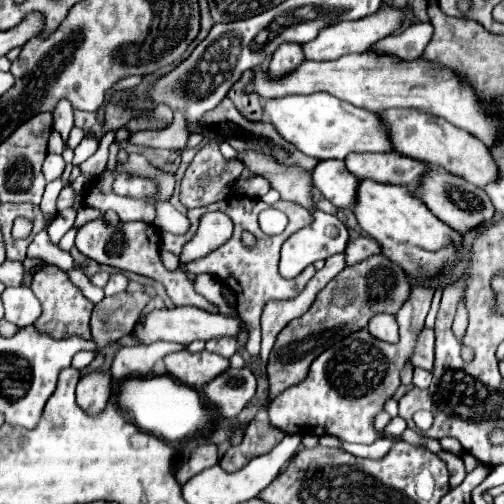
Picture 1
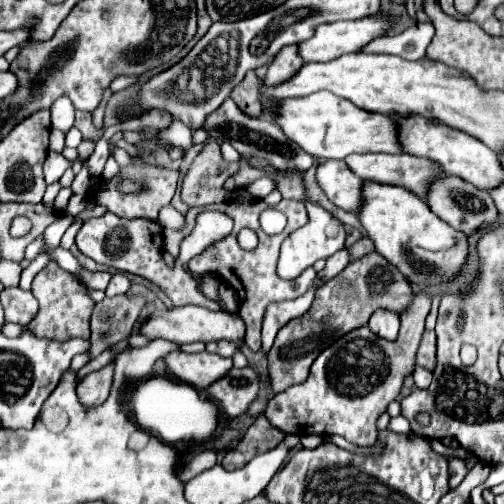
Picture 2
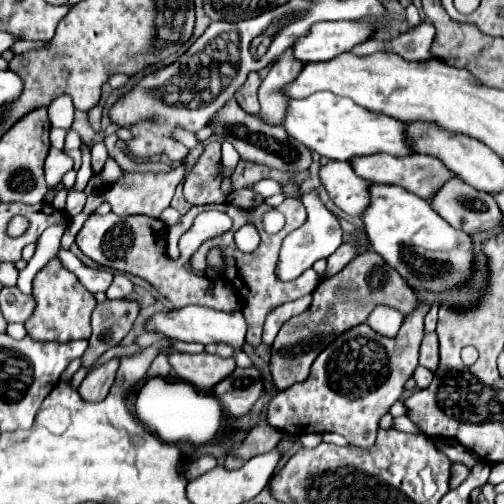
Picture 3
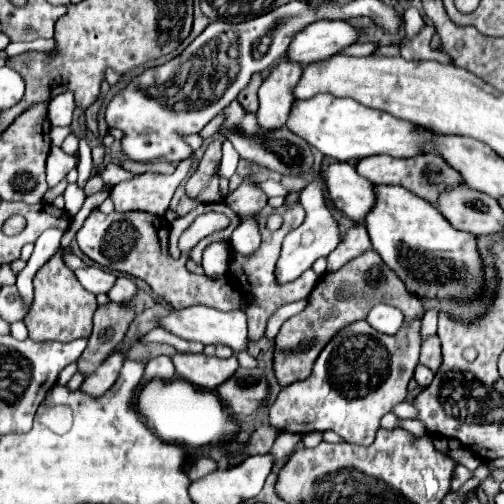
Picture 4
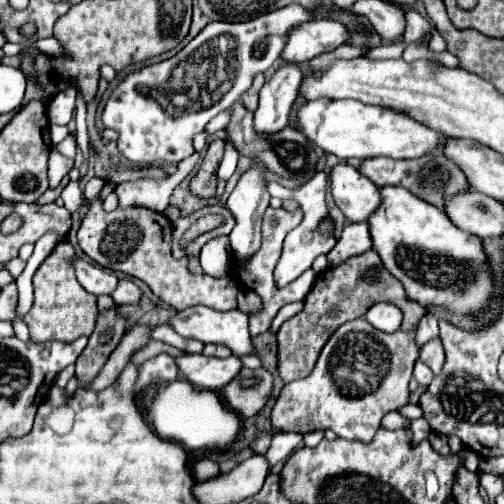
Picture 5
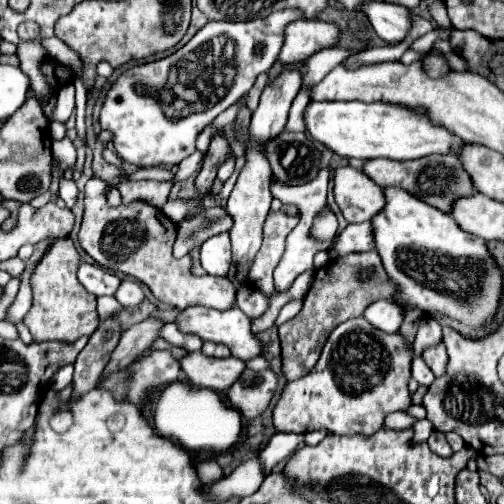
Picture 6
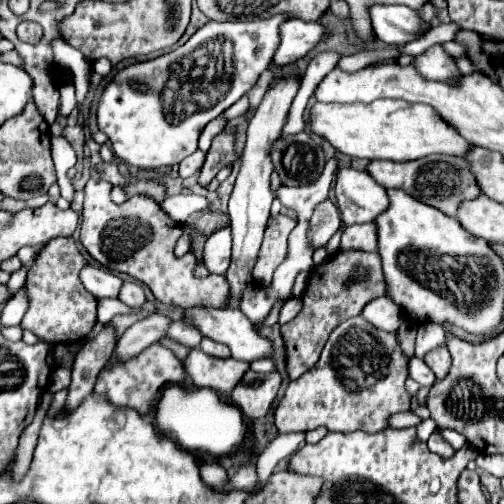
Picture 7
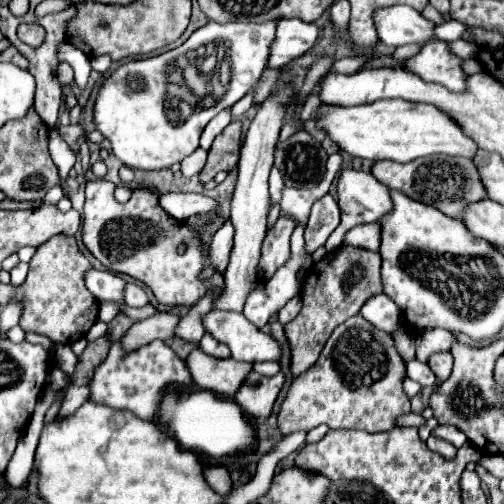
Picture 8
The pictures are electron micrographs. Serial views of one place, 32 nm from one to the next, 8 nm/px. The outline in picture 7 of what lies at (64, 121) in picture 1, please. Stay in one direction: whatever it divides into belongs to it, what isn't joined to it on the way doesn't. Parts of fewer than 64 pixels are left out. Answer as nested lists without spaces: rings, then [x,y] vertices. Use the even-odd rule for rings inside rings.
[[[64,84],[60,86],[60,104],[58,104],[58,118],[68,118],[70,112],[76,108],[76,98],[74,98],[74,86]]]

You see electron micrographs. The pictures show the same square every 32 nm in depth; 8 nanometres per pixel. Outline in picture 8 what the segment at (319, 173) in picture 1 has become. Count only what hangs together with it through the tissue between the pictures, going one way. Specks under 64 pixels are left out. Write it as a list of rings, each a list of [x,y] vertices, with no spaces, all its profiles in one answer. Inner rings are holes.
[[[344,168],[340,170],[338,176],[338,206],[340,206],[340,214],[342,214],[342,222],[340,226],[330,234],[328,242],[326,242],[326,250],[334,252],[336,248],[340,248],[340,242],[344,238],[344,232],[348,232],[352,226],[356,224],[366,224],[366,222],[378,222],[386,212],[392,210],[392,198],[390,192],[384,184],[380,184],[374,176],[370,176],[368,172],[358,172],[352,168]]]

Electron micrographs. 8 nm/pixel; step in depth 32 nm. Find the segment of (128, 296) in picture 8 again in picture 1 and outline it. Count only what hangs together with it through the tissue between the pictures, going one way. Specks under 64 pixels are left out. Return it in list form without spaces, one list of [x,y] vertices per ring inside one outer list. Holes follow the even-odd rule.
[[[114,272],[114,274],[110,274],[108,284],[104,286],[104,294],[112,296],[112,294],[118,294],[118,292],[124,292],[126,288],[128,288],[128,278],[120,272]]]

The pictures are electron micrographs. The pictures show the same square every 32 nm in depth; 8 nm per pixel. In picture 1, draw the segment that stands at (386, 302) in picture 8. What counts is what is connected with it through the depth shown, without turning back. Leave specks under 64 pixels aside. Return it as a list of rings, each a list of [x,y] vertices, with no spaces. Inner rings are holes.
[[[380,314],[374,316],[370,320],[370,324],[366,326],[366,330],[376,338],[376,340],[384,340],[388,344],[396,344],[398,342],[398,322],[392,314]]]

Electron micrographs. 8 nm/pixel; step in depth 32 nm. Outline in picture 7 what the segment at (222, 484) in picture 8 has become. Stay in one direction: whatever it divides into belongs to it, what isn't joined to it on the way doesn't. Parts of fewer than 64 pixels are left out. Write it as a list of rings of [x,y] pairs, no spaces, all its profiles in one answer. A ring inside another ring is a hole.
[[[204,462],[204,464],[200,464],[200,476],[202,476],[204,484],[208,484],[214,490],[222,488],[222,484],[228,480],[226,470],[218,462]]]

